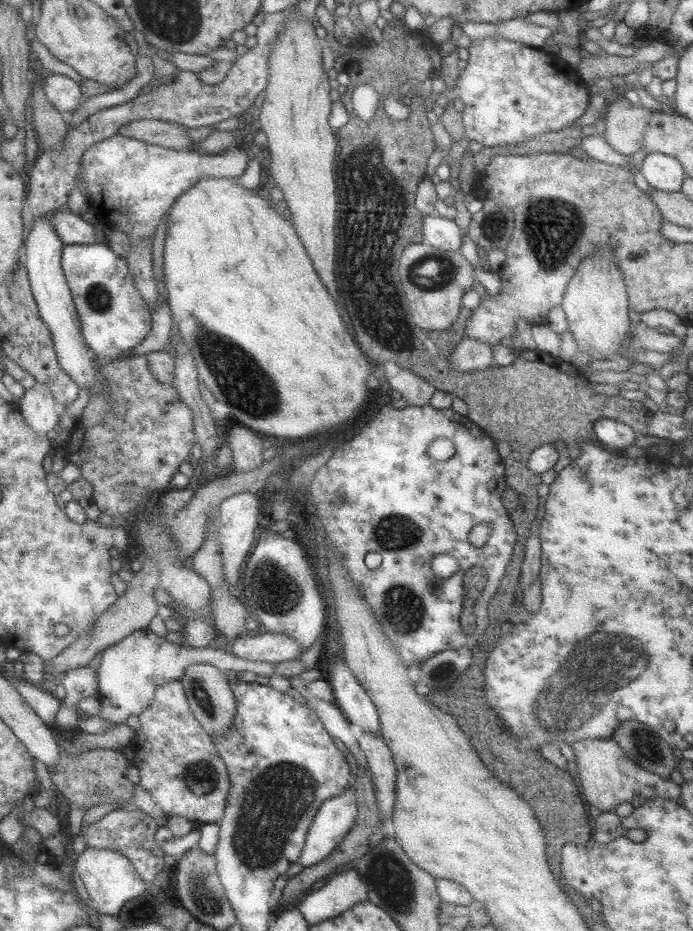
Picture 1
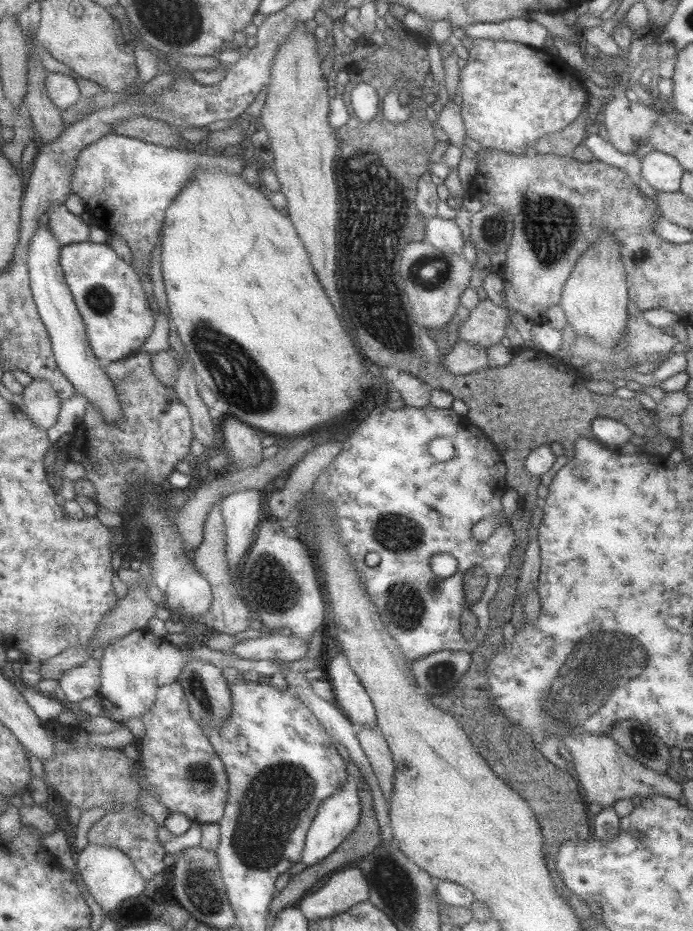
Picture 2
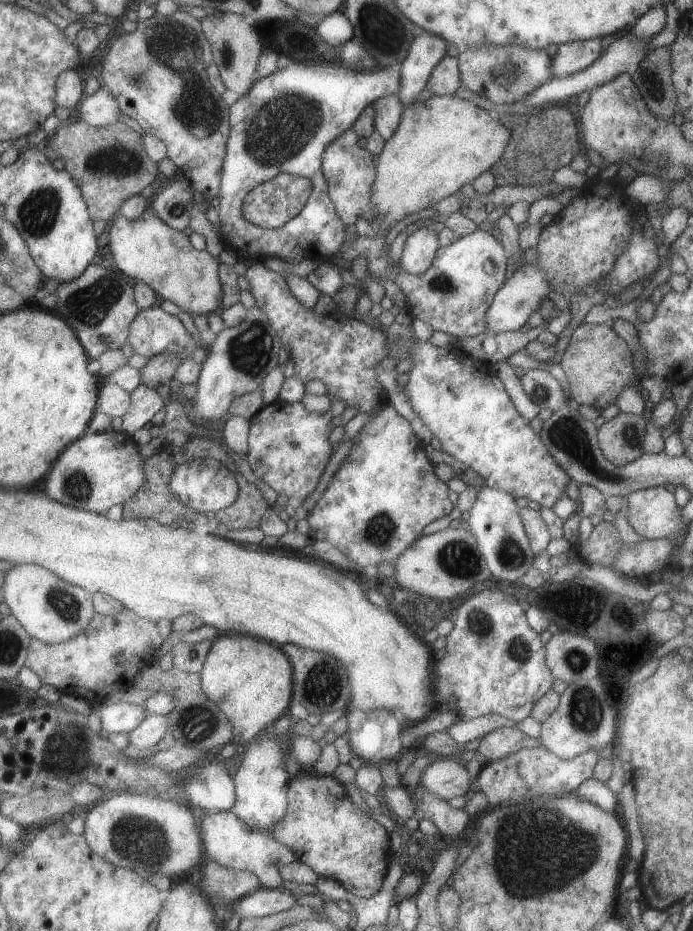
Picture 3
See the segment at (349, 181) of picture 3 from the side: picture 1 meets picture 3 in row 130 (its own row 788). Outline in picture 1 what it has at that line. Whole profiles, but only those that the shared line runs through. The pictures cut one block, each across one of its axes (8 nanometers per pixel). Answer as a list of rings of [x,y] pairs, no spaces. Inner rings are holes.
[[[352,784],[334,797],[324,800],[307,829],[297,863],[302,867],[317,864],[343,840],[355,823],[357,806]]]

